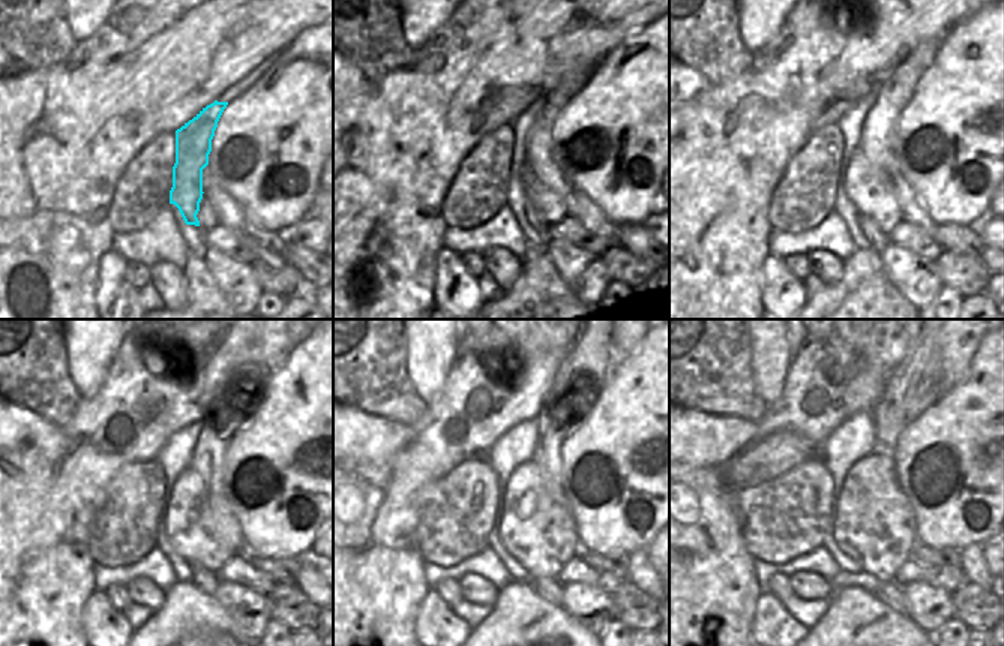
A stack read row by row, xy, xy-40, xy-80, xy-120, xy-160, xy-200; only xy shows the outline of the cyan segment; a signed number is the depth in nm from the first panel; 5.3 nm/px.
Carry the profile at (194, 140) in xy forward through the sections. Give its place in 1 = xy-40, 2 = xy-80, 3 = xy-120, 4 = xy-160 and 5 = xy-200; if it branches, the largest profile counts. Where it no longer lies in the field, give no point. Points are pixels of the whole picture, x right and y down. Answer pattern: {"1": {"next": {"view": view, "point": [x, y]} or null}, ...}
{"1": {"next": {"view": "xy-40", "point": [517, 200]}}, "2": {"next": {"view": "xy-80", "point": [878, 242]}}, "3": {"next": {"view": "xy-120", "point": [207, 582]}}, "4": {"next": {"view": "xy-160", "point": [550, 589]}}, "5": {"next": {"view": "xy-200", "point": [890, 594]}}}

